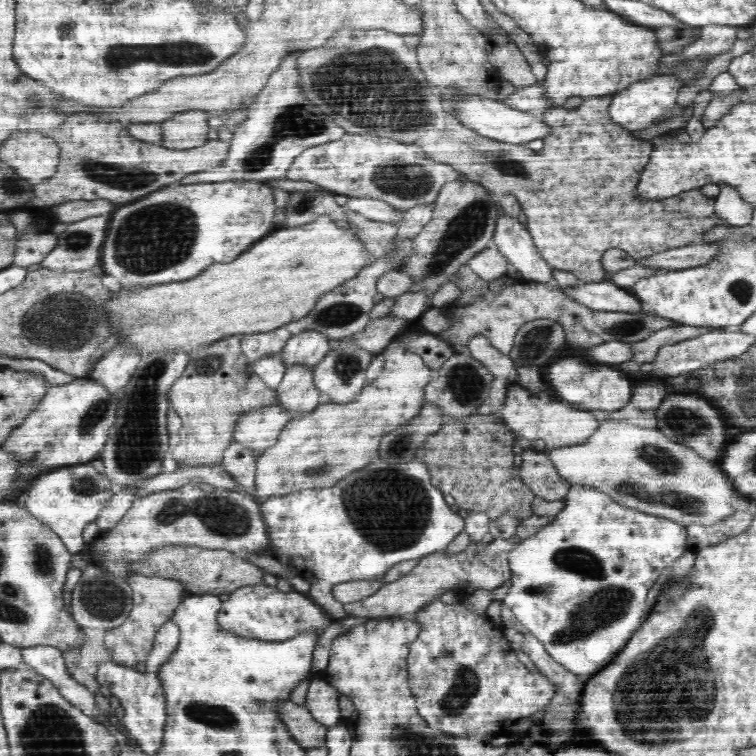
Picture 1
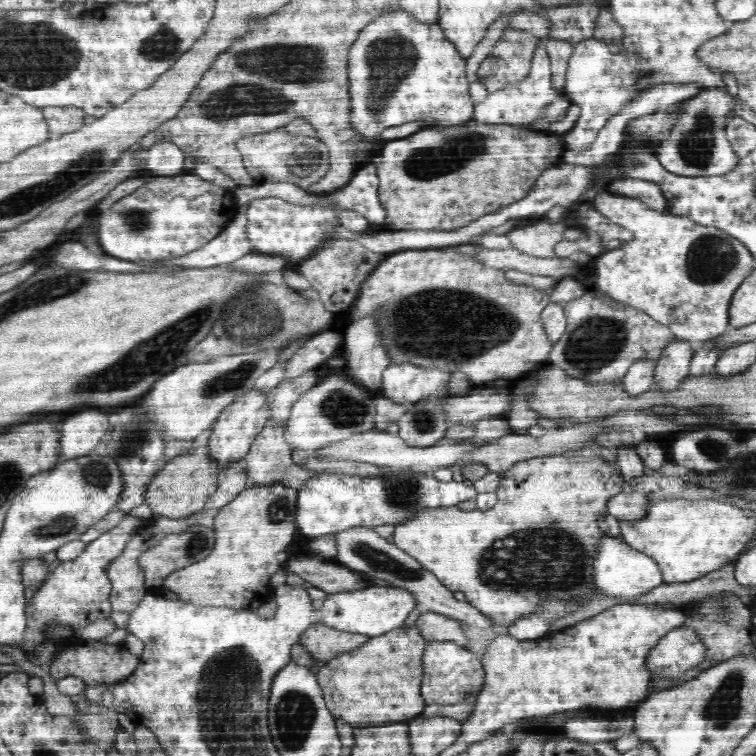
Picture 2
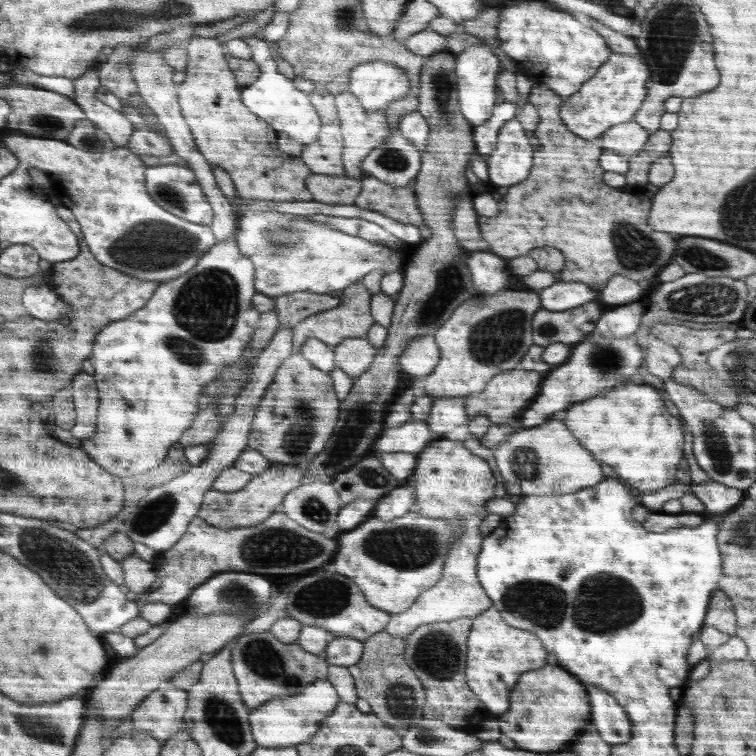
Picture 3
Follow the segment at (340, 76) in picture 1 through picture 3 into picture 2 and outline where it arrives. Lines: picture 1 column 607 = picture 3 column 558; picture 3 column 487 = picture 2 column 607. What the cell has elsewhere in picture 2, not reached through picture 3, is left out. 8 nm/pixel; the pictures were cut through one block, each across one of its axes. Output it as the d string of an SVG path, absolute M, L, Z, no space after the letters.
M591 202L578 203L576 207L568 212L562 222L567 227L583 230L584 234L588 234L588 232L599 234L604 252L605 243L609 240L616 239L626 242L633 239L633 235L626 228L612 223L606 216L596 211Z

